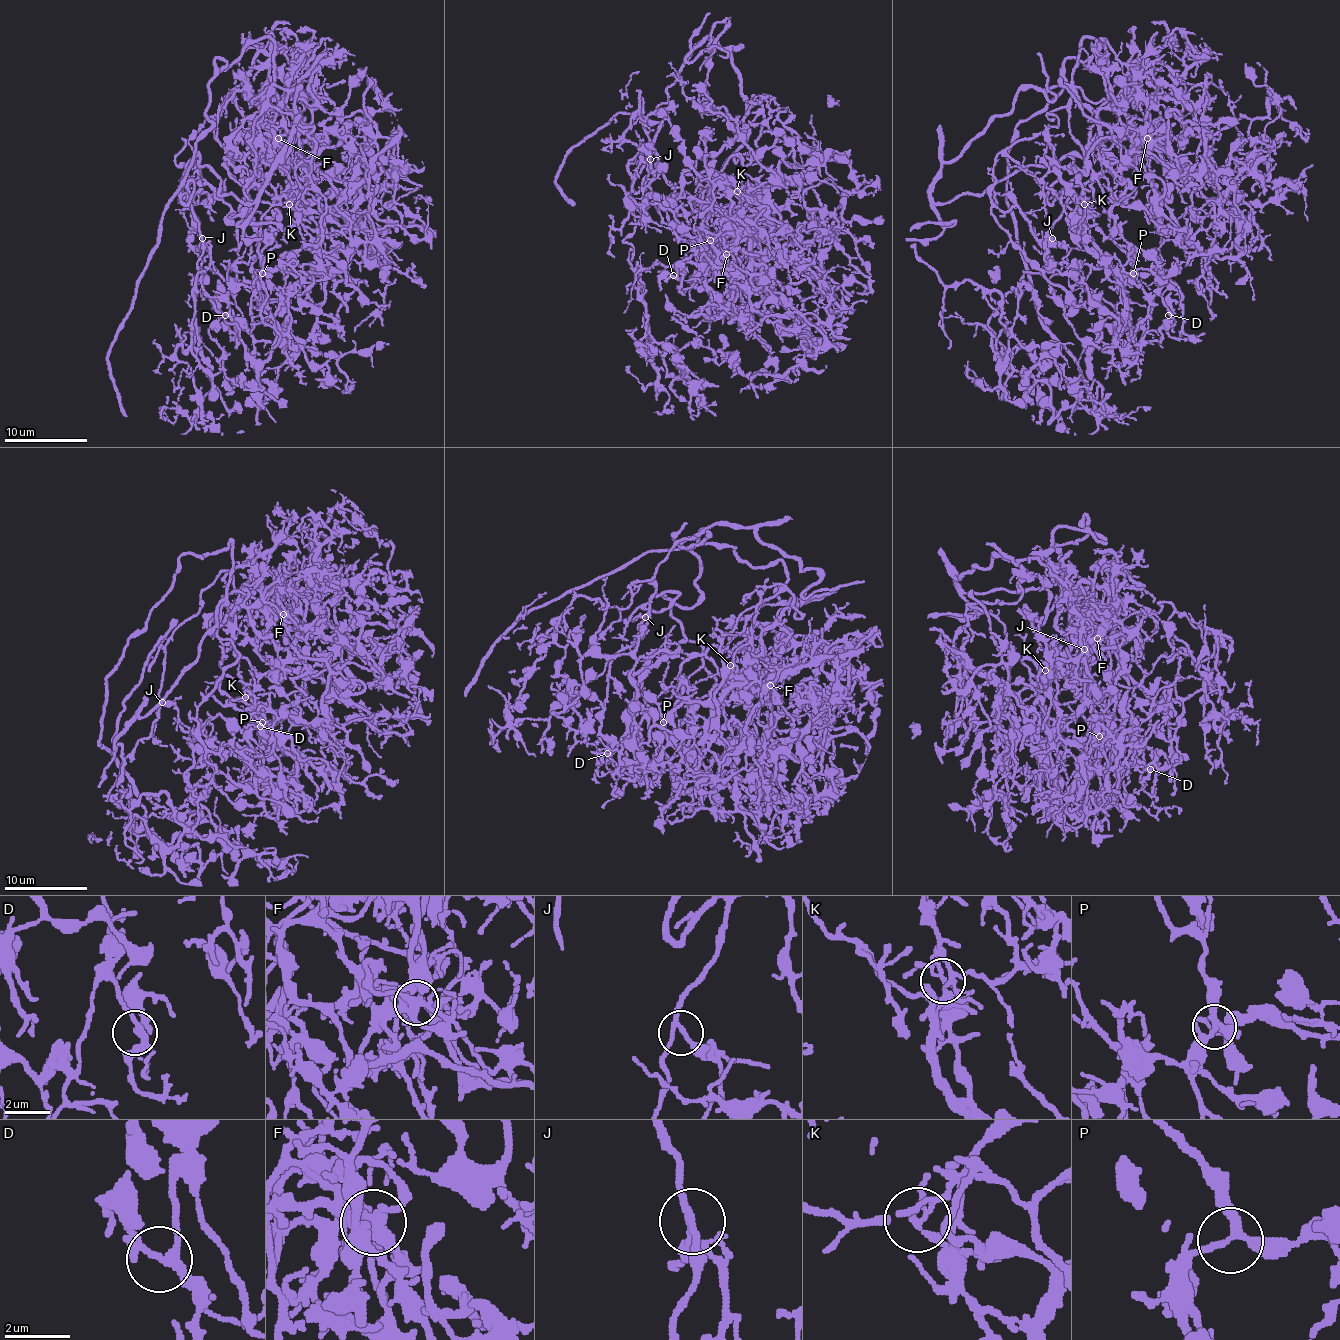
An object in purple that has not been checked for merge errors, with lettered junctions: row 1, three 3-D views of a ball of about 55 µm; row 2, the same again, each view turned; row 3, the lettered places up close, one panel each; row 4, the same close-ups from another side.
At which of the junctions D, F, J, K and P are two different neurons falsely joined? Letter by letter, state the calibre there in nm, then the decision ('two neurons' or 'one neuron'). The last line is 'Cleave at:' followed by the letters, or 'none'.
D: 190 nm thick; one neuron
F: 340 nm thick; two neurons
J: 180 nm thick; one neuron
K: 130 nm thick; two neurons
P: 240 nm thick; one neuron
Cleave at: F, K

